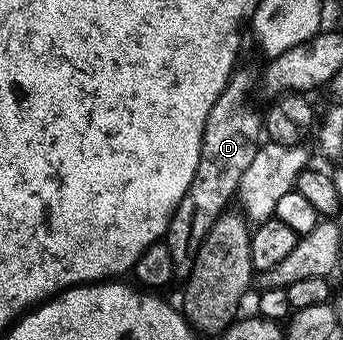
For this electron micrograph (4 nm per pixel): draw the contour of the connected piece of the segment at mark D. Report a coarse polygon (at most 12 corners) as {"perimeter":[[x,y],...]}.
{"perimeter":[[252,77],[210,107],[198,171],[168,224],[175,276],[239,194],[262,144]]}

